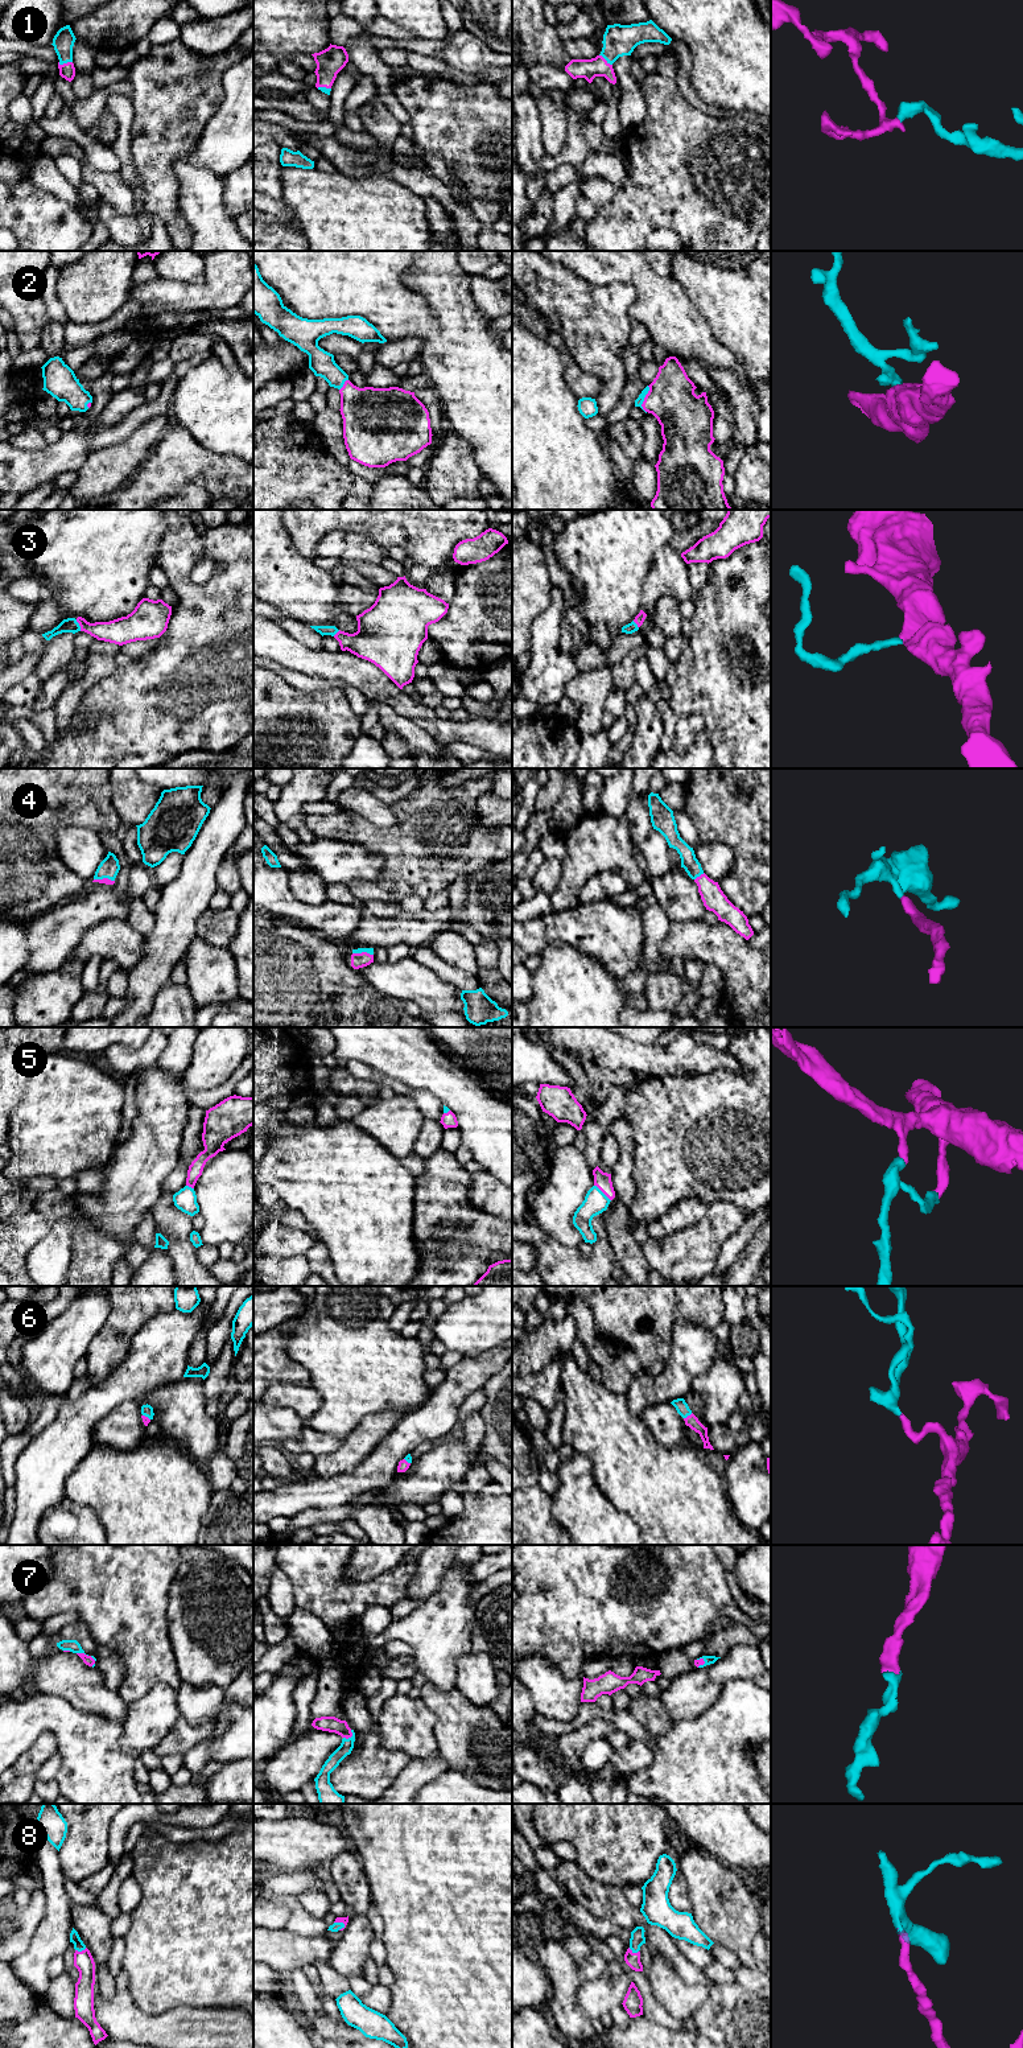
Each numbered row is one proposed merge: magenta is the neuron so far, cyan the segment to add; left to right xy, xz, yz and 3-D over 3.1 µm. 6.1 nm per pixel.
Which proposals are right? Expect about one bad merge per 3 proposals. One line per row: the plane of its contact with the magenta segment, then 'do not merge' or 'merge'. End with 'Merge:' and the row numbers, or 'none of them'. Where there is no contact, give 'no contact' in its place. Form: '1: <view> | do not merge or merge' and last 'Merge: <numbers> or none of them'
1: xy | merge
2: yz | merge
3: xy | merge
4: yz | merge
5: yz | merge
6: yz | merge
7: xz | merge
8: xy | merge
Merge: 1, 2, 3, 4, 5, 6, 7, 8

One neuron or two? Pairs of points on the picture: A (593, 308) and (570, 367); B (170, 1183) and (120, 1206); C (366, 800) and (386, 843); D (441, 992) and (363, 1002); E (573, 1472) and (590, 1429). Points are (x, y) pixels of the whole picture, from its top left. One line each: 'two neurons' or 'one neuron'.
A: two neurons
B: two neurons
C: two neurons
D: two neurons
E: two neurons

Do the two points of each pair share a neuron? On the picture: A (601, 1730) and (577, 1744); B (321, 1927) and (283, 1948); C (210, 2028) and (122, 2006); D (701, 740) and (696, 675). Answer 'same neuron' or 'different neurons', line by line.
A: same neuron
B: different neurons
C: same neuron
D: different neurons

